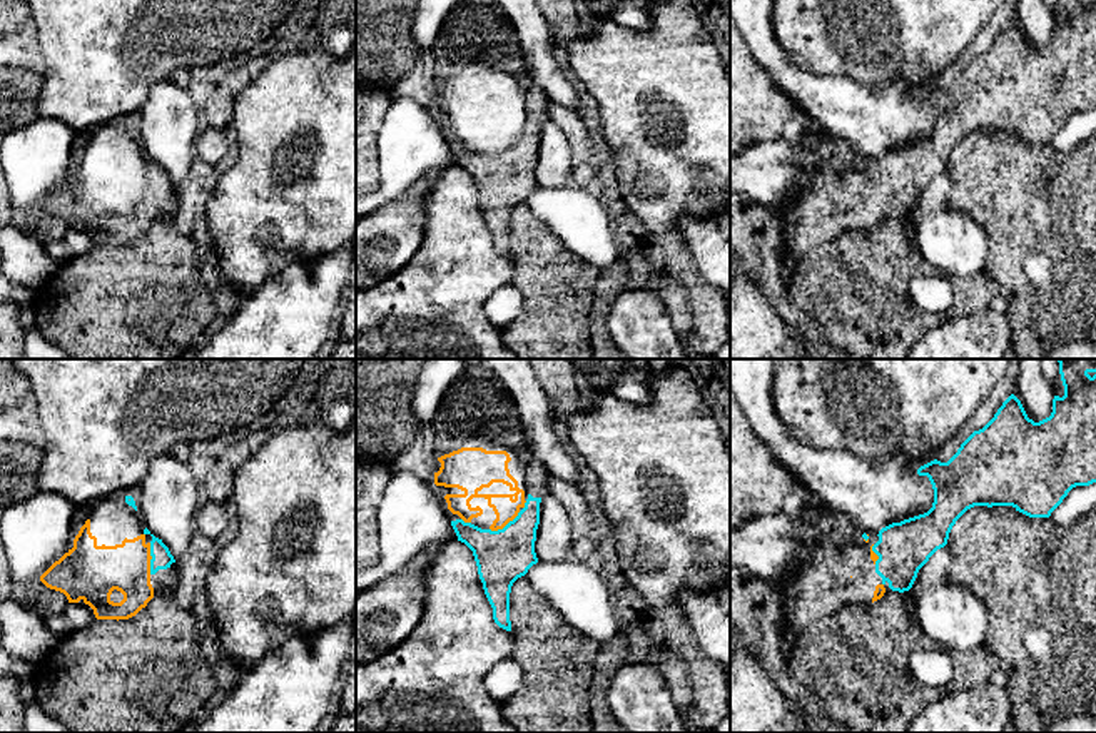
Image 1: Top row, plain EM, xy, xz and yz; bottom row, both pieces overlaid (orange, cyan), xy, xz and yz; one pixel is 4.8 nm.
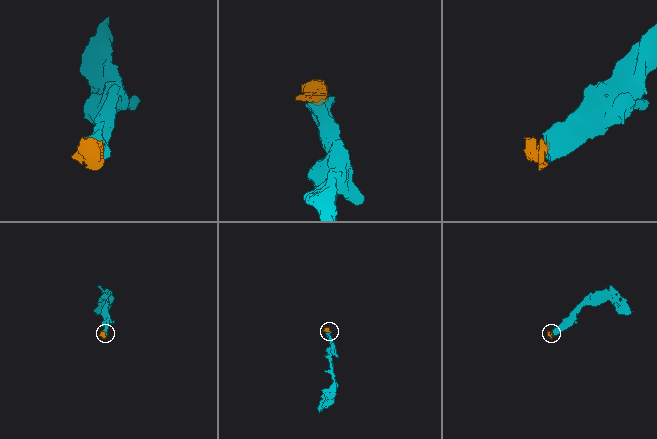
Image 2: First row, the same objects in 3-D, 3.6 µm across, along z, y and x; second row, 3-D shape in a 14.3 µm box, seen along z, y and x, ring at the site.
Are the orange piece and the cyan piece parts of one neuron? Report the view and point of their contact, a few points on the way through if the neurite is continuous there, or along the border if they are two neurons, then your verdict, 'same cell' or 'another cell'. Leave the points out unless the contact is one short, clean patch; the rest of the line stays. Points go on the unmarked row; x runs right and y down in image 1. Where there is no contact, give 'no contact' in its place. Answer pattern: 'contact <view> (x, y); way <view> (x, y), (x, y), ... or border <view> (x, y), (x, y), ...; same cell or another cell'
contact xz (505, 151); way xz (505, 134), (505, 151), (505, 177), (502, 182); same cell

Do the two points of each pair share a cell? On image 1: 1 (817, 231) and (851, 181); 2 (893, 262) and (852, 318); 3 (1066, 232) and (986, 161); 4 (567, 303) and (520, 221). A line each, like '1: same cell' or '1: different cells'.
1: same cell
2: same cell
3: same cell
4: same cell

